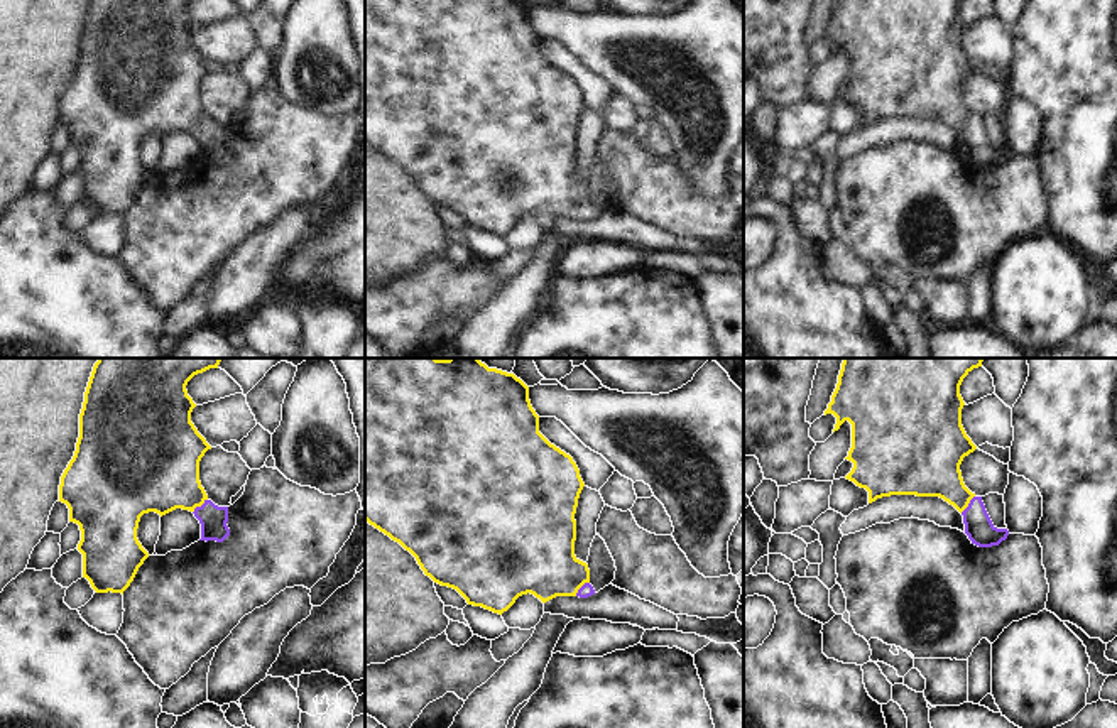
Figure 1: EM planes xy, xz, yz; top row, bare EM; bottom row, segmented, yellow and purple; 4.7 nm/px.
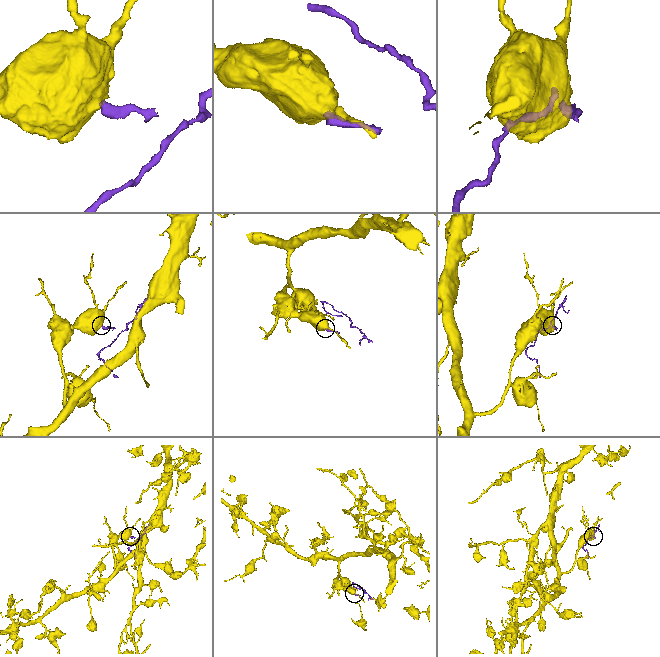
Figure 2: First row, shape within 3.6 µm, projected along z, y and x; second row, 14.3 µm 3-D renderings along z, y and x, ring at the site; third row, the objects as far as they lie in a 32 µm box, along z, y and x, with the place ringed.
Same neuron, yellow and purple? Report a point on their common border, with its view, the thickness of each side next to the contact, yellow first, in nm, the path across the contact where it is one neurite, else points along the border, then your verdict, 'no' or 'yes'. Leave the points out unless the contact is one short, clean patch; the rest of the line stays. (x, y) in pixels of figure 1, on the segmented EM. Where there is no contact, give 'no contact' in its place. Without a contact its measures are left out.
xy (198, 505) | 380/130 nm | across xy (158, 472), (178, 485), (198, 505), (213, 519) | yes

